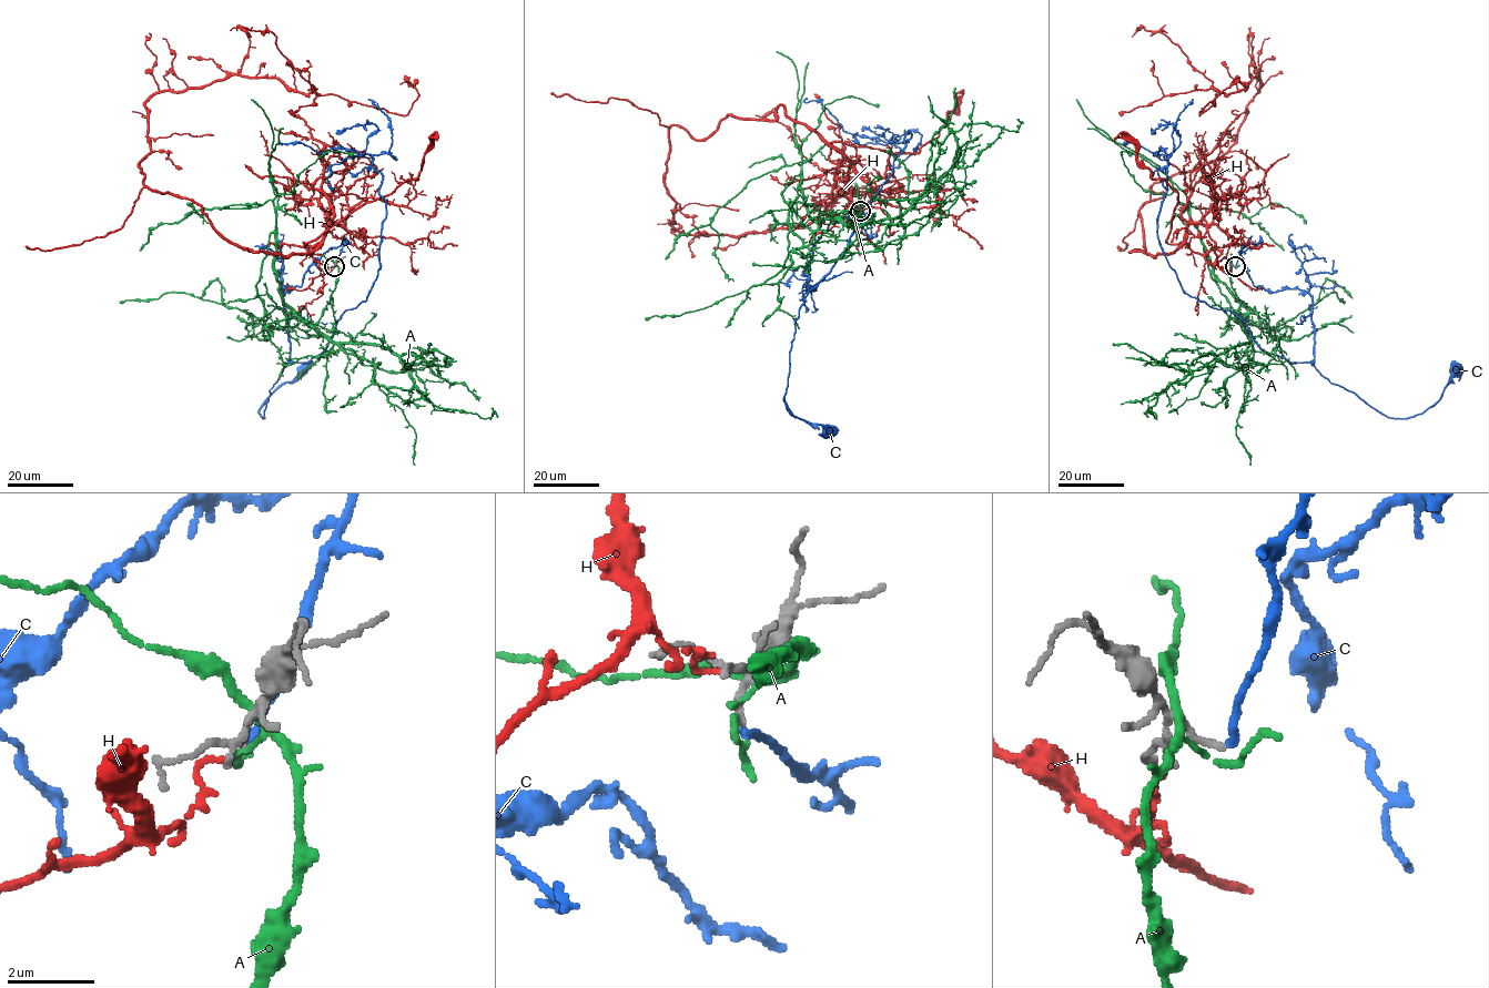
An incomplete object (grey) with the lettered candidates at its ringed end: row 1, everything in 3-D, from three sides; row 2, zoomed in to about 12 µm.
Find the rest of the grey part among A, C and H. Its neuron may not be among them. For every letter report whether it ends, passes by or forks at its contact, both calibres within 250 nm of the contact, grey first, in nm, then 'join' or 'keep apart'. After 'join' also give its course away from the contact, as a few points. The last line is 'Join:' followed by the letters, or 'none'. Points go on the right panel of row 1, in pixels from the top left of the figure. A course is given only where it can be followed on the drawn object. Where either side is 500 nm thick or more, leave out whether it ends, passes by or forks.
A: it forks there; 150 nm thick on the grey side, 150 nm on the other; keep apart
C: it ends there; 140 nm thick on the grey side, 170 nm on the other; keep apart
H: it ends there; 120 nm thick on the grey side, 100 nm on the other; keep apart
Join: none

